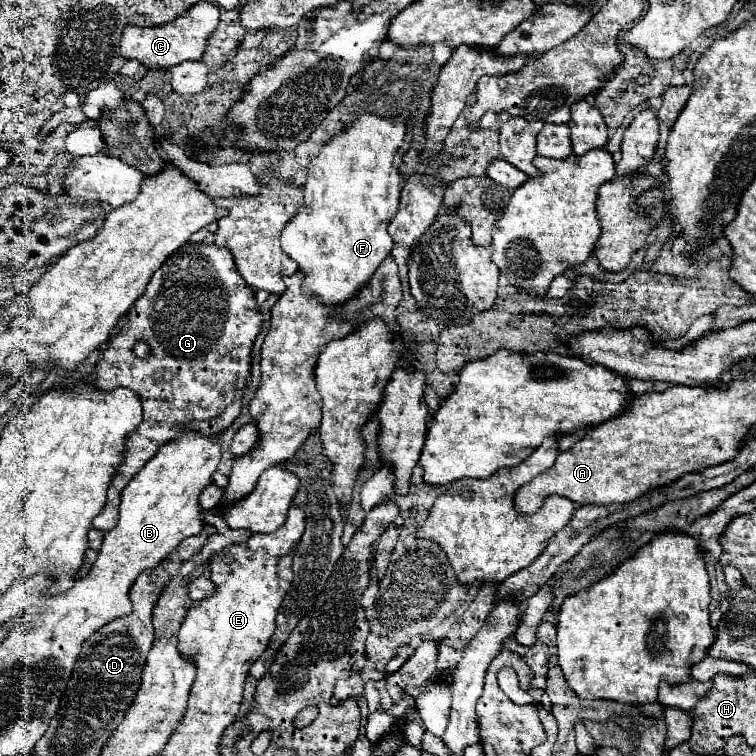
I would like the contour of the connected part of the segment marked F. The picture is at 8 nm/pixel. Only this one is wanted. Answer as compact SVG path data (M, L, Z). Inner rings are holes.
M411 102L401 114L389 118L359 114L357 120L343 132L335 134L307 166L307 182L303 186L305 202L301 210L285 224L281 246L285 254L299 264L299 270L303 270L305 286L319 294L323 304L343 304L353 298L371 280L377 266L393 248L393 240L387 234L387 224L399 208L399 192L403 182L399 166L413 138L411 124L417 114L417 106L419 102Z

